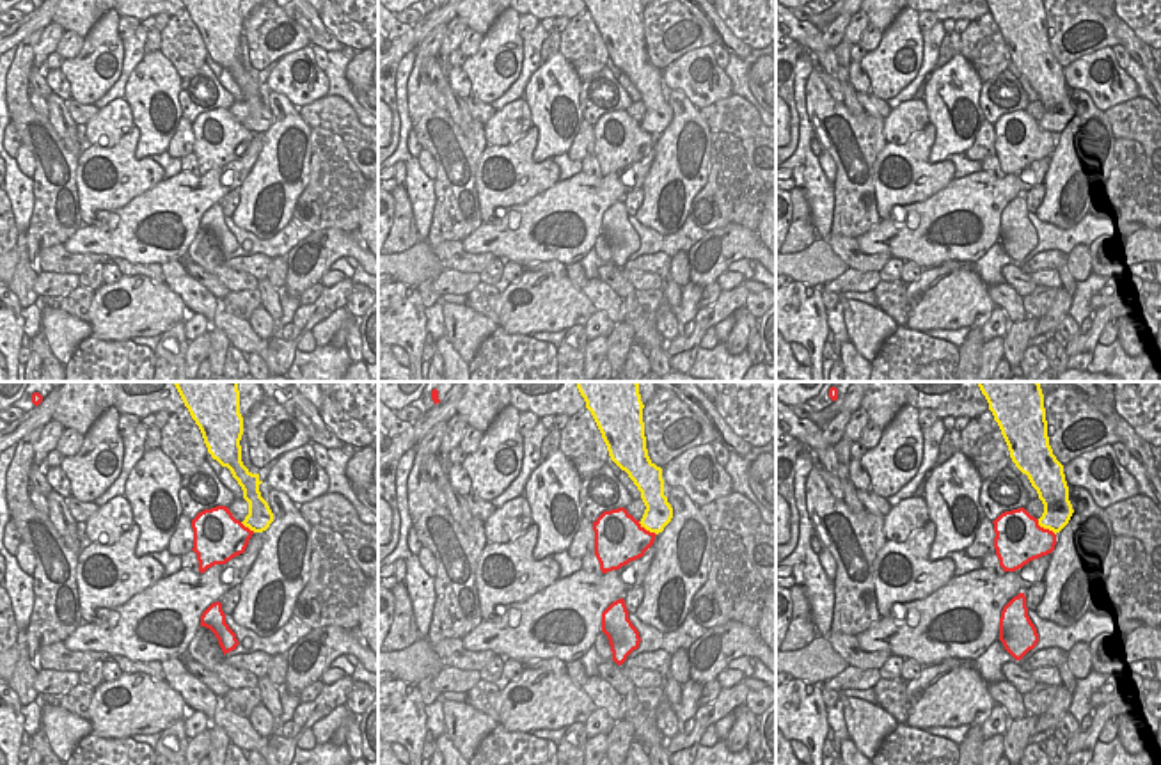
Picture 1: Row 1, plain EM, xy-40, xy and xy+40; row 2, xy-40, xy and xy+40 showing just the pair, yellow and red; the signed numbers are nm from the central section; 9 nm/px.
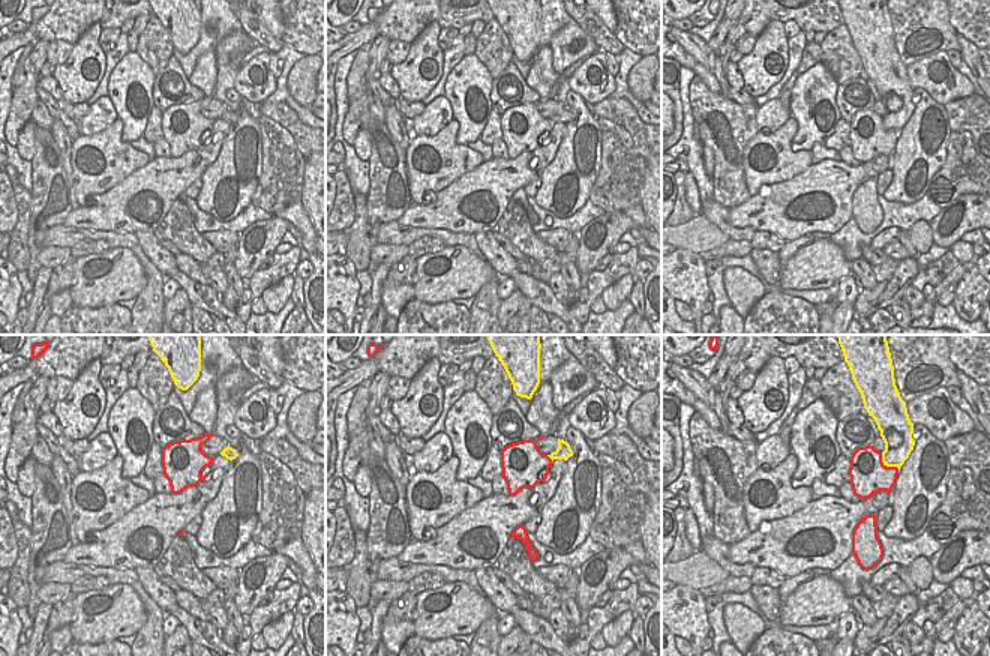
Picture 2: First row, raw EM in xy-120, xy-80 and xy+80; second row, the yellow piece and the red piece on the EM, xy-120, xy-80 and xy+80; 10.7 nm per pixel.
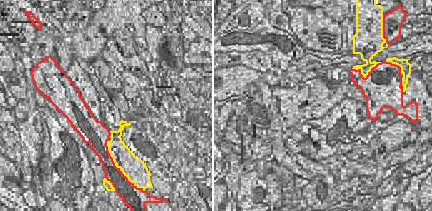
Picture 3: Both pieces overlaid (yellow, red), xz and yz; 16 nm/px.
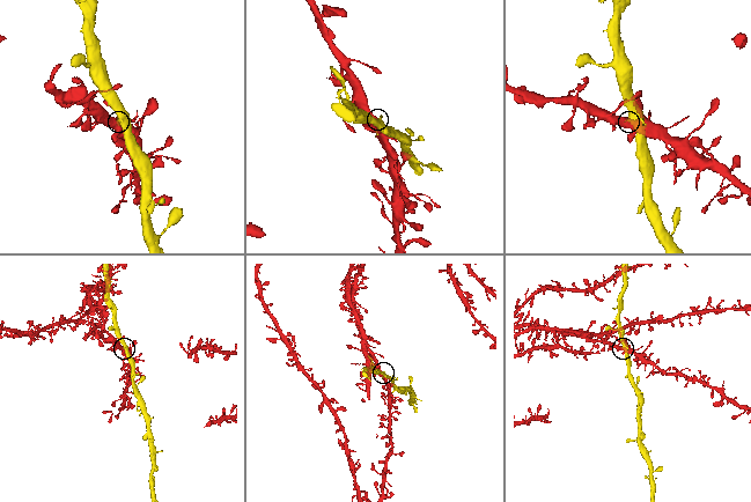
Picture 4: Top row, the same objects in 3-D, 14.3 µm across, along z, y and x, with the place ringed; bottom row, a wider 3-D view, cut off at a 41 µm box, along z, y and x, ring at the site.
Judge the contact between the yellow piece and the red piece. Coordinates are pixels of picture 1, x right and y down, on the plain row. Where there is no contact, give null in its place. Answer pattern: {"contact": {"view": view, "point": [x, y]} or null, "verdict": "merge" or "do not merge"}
{"contact": {"view": "xy+40", "point": [1046, 130]}, "verdict": "do not merge"}

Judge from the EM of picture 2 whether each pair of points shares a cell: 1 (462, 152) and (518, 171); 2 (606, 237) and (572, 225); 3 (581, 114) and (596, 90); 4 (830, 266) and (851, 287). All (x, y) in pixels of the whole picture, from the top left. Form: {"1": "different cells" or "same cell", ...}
{"1": "different cells", "2": "different cells", "3": "different cells", "4": "different cells"}

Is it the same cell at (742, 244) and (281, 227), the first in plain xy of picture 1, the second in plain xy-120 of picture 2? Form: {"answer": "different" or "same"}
{"answer": "same"}

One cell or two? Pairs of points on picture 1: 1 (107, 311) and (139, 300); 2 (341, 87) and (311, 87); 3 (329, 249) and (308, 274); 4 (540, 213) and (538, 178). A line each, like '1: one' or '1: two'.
1: one
2: two
3: one
4: two

